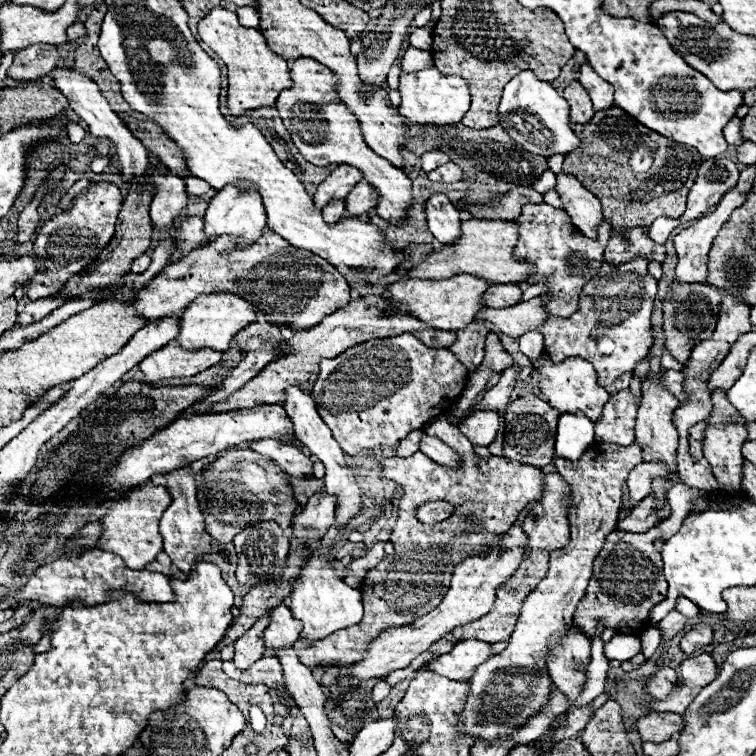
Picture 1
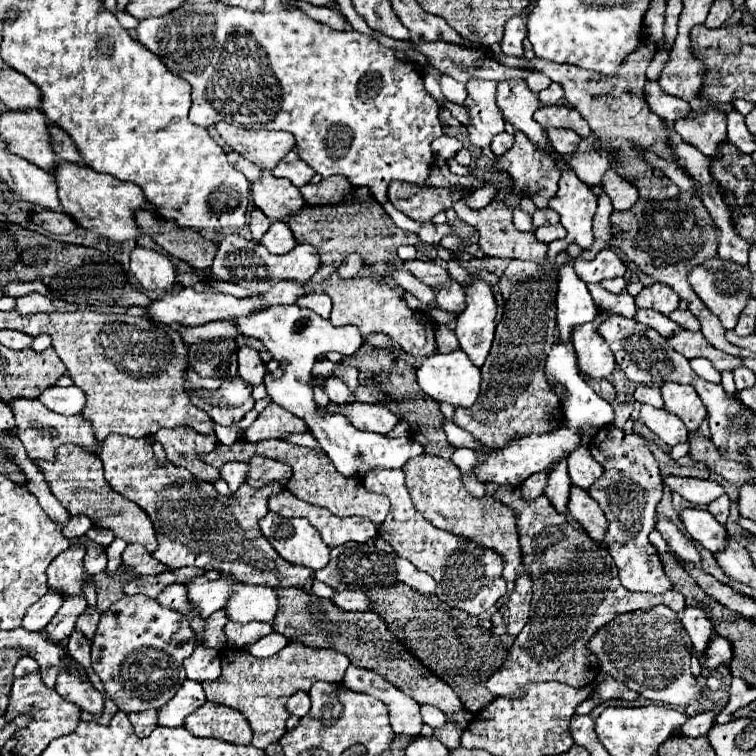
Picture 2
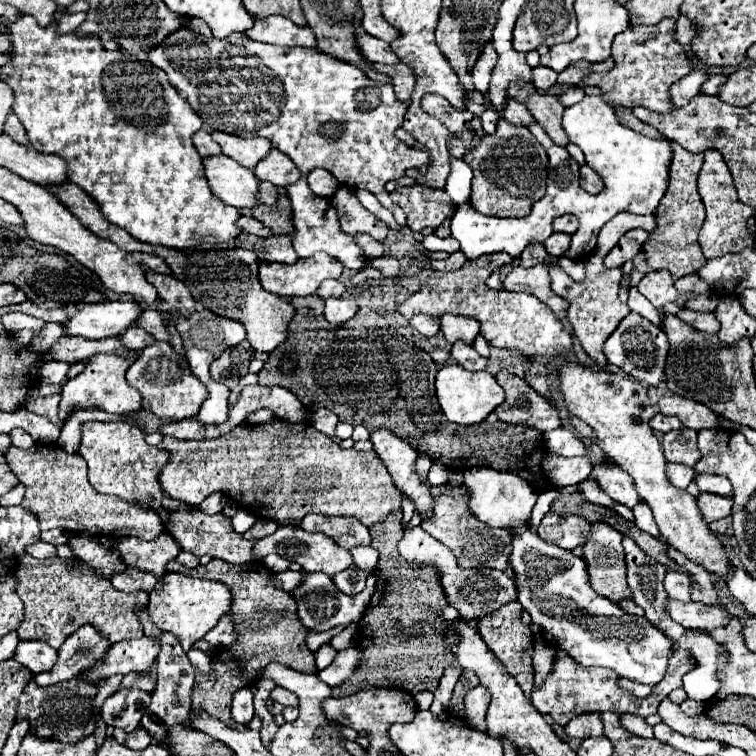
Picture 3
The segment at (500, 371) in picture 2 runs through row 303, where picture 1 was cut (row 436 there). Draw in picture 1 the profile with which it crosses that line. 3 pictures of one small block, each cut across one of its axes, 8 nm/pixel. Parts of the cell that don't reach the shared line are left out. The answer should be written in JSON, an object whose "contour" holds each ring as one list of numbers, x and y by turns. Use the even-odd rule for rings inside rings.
{"contour":[[534,394,522,396,508,404,506,408,506,432,504,432,504,456,508,460,524,462,536,468,544,468,554,458,554,440,556,440,556,424,560,412,556,412,548,402,540,400]]}

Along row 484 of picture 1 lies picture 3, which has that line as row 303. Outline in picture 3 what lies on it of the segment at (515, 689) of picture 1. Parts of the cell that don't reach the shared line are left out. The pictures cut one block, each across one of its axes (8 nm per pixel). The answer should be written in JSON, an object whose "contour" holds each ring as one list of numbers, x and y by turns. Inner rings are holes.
{"contour":[[616,214,610,222,602,228,597,239,597,246,584,260,584,268,586,268,586,278,582,282,574,282,568,274,564,274,558,266,550,266,550,276,552,276,552,290,562,296,564,300,570,302,568,308,568,320,574,326,574,334,580,340,582,348,588,352,588,356,598,364,598,366,606,366,608,360,604,356,604,342,608,340,608,336,616,330,616,326,620,324,622,318,626,318,626,314,630,312,630,308,626,304,622,304,618,300,618,290,620,290,620,280,622,280,622,268,606,268,602,264,604,256,616,246,616,242,620,240,620,236,632,228,644,228,646,232,656,230,656,220,654,216,636,216,636,214]]}

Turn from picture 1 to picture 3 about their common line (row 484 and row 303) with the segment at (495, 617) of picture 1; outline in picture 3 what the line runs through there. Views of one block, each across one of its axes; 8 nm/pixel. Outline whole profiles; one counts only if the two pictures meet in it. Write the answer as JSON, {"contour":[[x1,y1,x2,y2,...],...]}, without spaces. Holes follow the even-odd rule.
{"contour":[[538,264,534,268,516,266,504,278,504,288,506,290,516,290,516,292,532,294,540,302,550,306,554,312,562,312,562,310,568,308,568,302,552,292,552,288,550,288,550,274,548,274,546,264]]}

